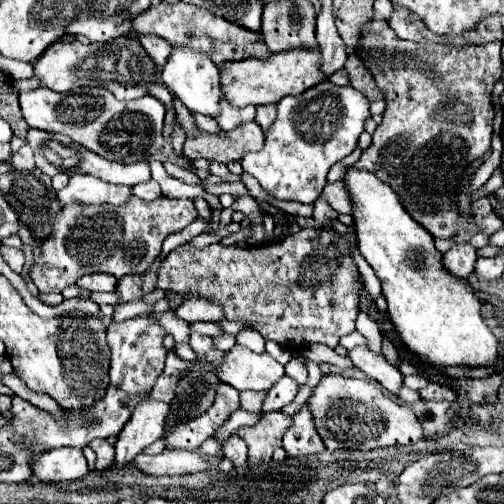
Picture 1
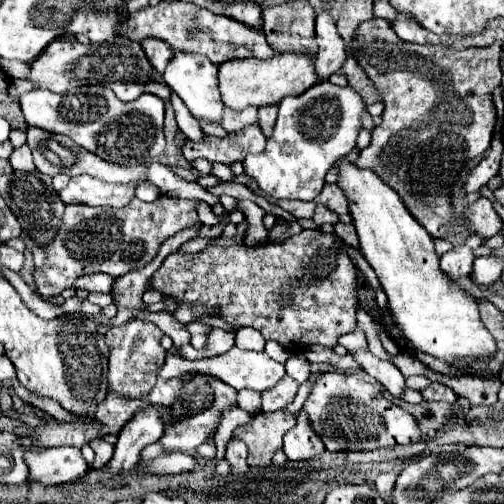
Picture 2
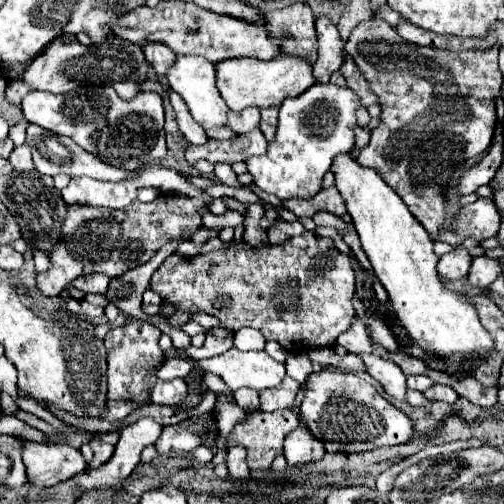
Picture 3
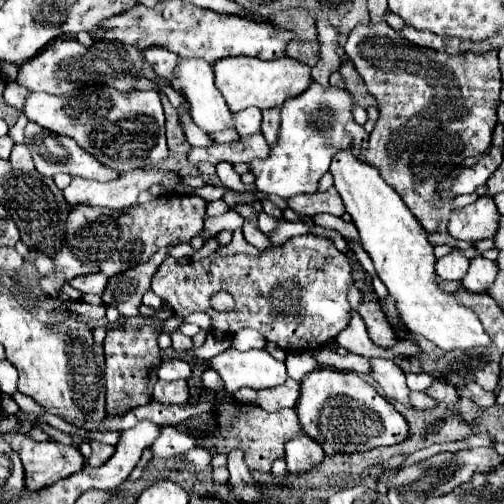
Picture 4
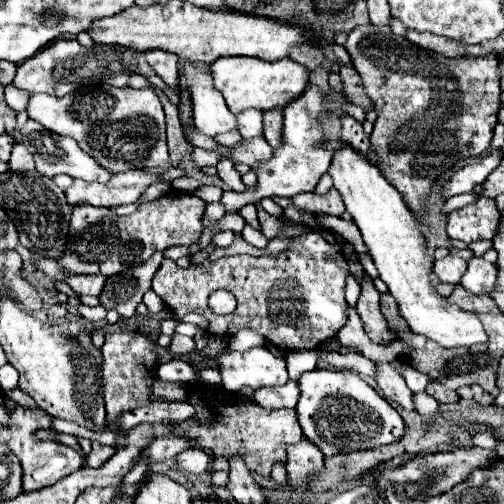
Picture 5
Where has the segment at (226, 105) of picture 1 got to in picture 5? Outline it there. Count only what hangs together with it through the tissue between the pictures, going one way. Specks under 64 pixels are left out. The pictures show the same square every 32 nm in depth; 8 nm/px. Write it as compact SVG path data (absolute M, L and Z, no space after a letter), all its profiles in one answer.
M244 110L236 114L238 132L242 138L254 138L262 134L262 112L260 110Z

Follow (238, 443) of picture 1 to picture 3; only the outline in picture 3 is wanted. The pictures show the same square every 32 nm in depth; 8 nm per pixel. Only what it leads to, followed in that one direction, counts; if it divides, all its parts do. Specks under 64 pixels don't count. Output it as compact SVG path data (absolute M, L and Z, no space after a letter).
M240 444L230 446L228 454L226 454L226 462L228 462L228 470L230 470L232 478L248 478L250 470L246 464L246 448L244 446L240 446Z

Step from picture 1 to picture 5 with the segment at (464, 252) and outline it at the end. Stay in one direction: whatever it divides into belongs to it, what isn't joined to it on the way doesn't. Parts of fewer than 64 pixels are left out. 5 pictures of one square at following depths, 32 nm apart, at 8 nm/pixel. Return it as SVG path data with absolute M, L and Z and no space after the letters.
M448 254L442 260L434 262L434 274L442 282L452 282L452 284L460 282L466 268L468 268L468 262L464 258L460 258L460 256L454 256L454 254Z

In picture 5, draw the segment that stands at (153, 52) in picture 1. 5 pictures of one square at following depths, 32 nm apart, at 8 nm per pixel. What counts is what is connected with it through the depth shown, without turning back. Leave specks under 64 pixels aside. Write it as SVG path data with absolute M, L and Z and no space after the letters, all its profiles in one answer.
M148 50L144 52L148 64L154 68L154 72L172 88L176 90L178 80L178 56L172 52L160 52L160 50Z

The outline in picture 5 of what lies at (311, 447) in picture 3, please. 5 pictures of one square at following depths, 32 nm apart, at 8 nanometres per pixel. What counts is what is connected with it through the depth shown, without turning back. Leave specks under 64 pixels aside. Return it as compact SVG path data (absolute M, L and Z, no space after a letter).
M302 436L300 444L288 446L286 470L294 486L304 484L316 472L322 472L322 466L324 466L324 454L312 442L308 442L306 436Z

